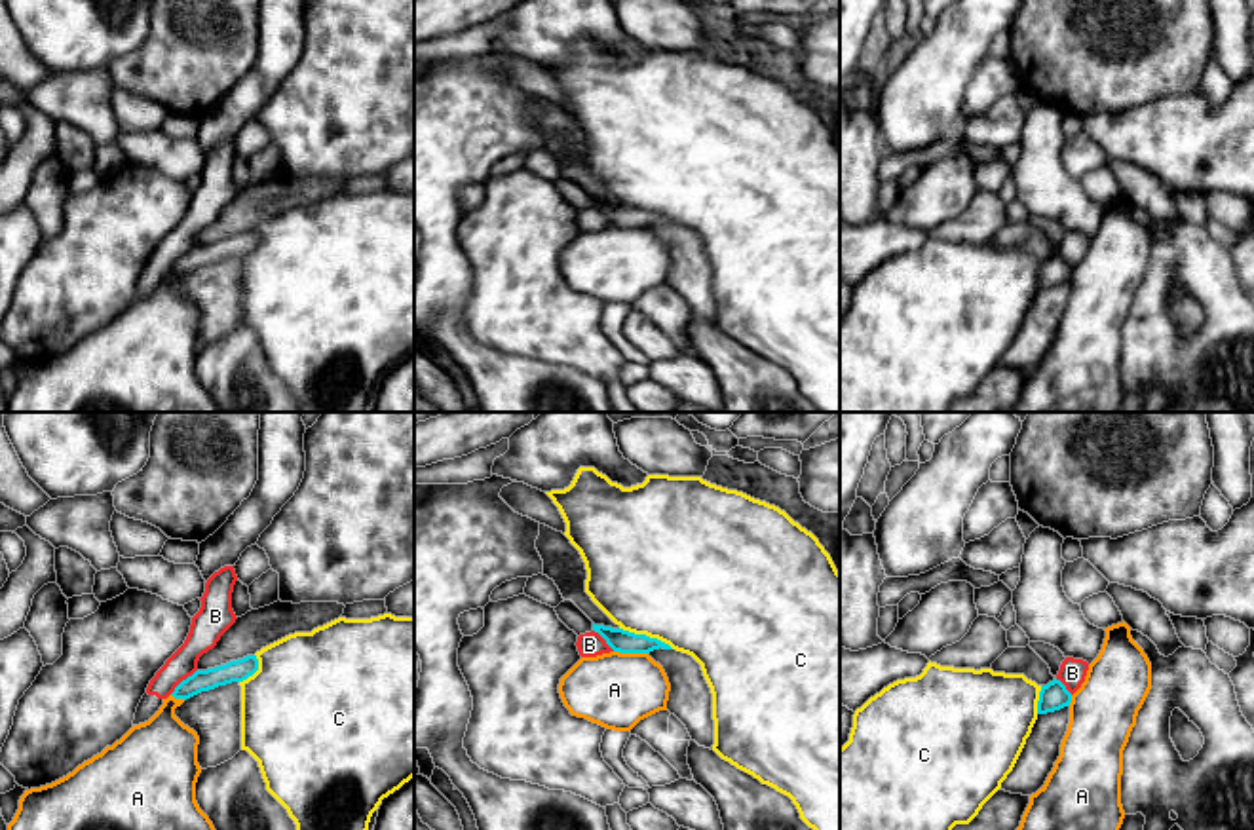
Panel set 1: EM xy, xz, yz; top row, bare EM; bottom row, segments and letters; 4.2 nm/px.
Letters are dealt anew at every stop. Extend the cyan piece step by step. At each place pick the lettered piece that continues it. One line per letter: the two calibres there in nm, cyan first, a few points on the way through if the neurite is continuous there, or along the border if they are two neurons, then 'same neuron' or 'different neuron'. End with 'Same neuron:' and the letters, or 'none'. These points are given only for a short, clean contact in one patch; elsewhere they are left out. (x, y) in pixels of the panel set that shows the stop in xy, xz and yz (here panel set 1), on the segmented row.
A: 100 nm thick on the cyan side, 320 nm on the other; different neuron
B: 100 nm thick on the cyan side, 140 nm on the other; border along xy (196, 669), (170, 694); different neuron
C: 100 nm thick on the cyan side, 500 nm on the other; different neuron
Same neuron: none

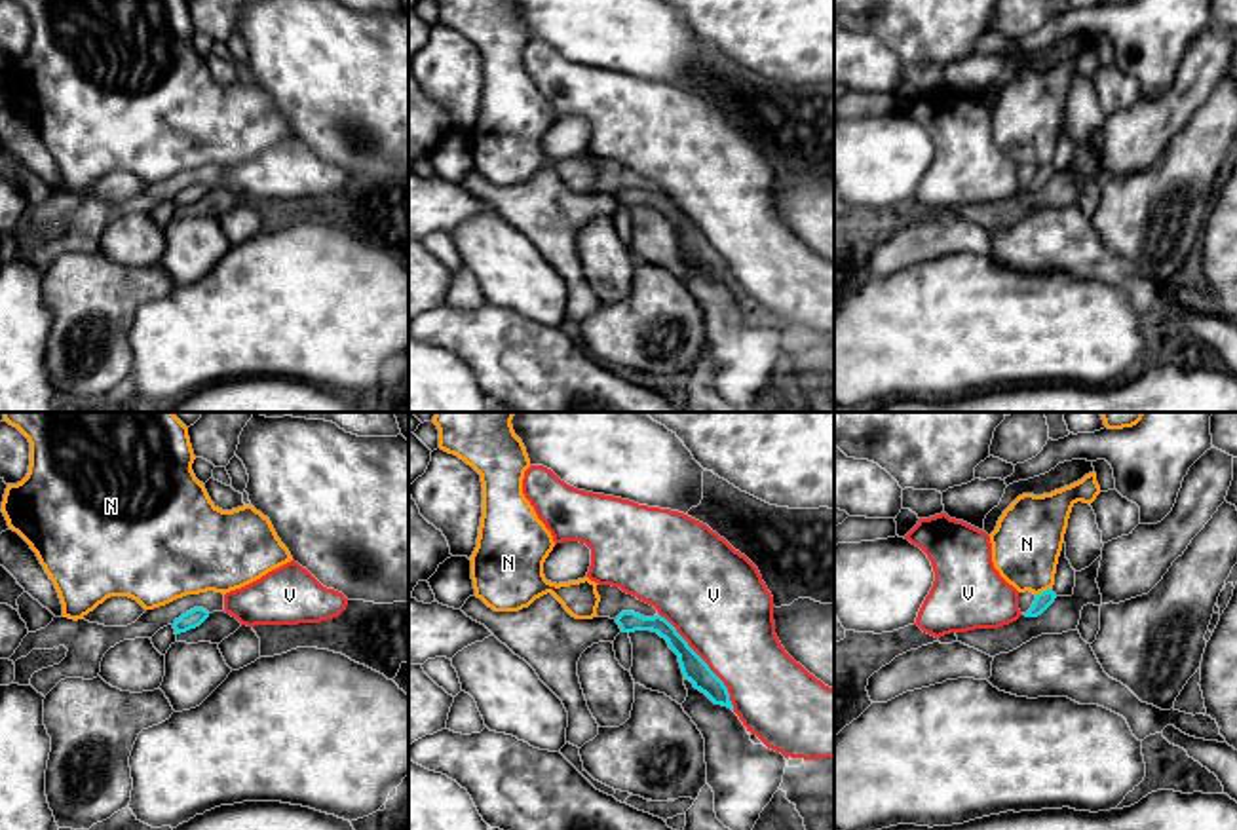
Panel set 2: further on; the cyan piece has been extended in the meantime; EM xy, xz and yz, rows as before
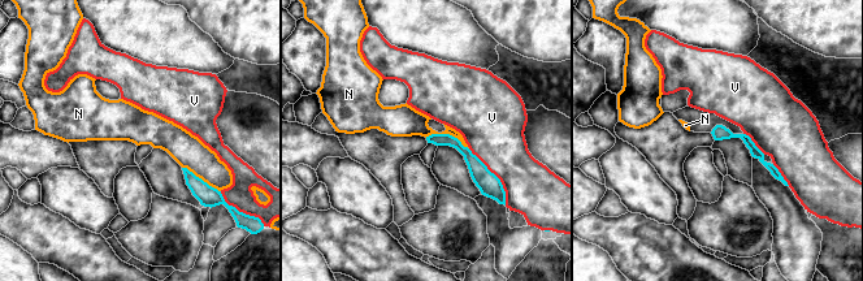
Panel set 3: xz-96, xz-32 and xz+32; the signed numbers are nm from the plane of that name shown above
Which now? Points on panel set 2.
N: 70 nm thick on the cyan side, 300 nm on the other; different neuron
V: 110 nm thick on the cyan side, 420 nm on the other; different neuron
Same neuron: none

